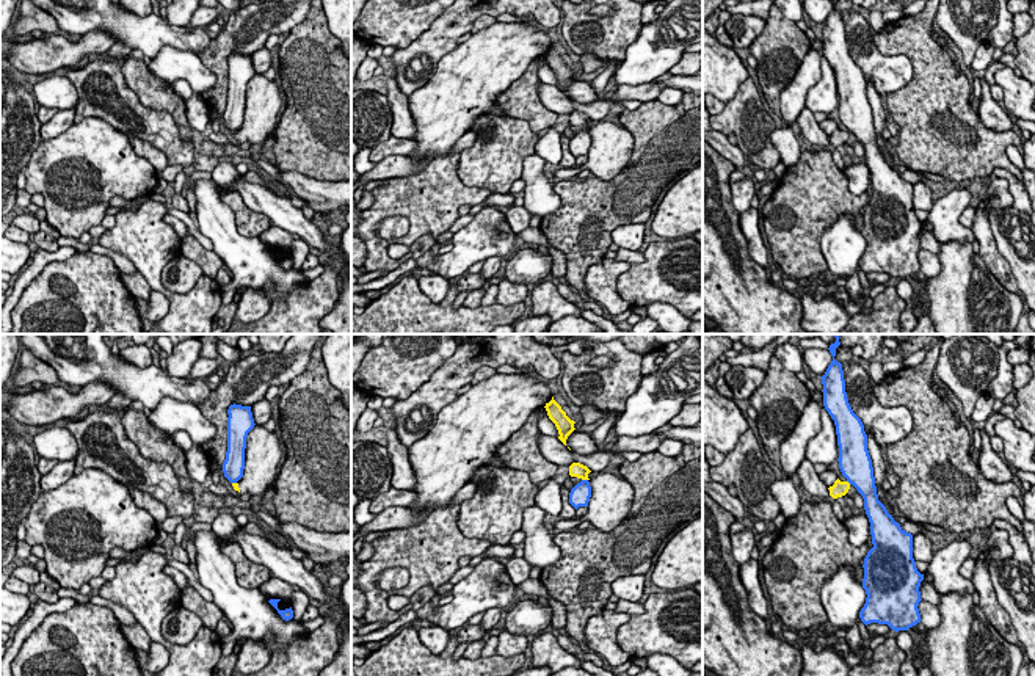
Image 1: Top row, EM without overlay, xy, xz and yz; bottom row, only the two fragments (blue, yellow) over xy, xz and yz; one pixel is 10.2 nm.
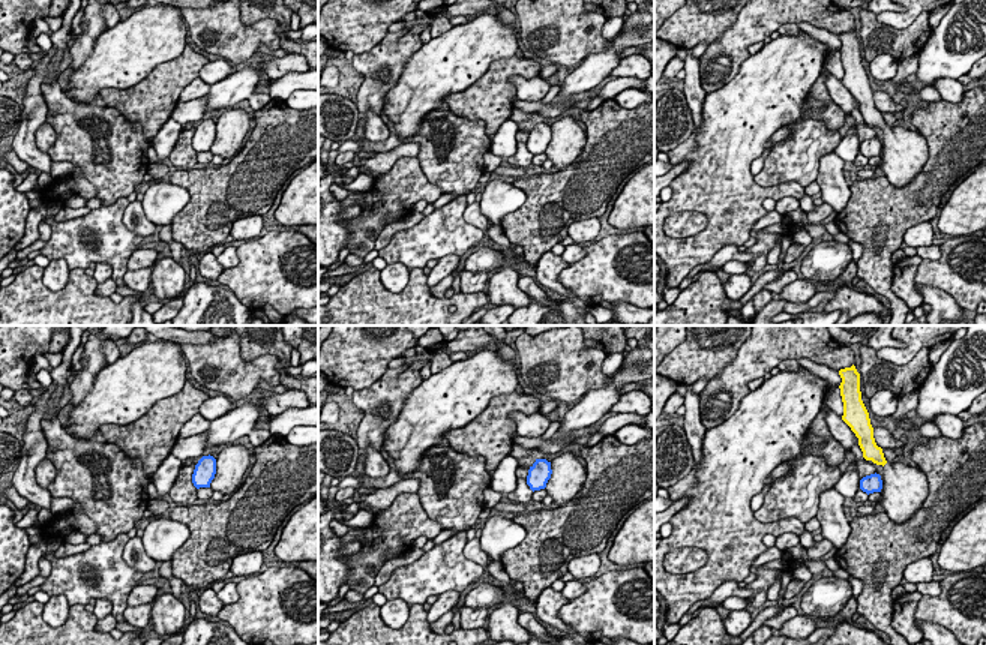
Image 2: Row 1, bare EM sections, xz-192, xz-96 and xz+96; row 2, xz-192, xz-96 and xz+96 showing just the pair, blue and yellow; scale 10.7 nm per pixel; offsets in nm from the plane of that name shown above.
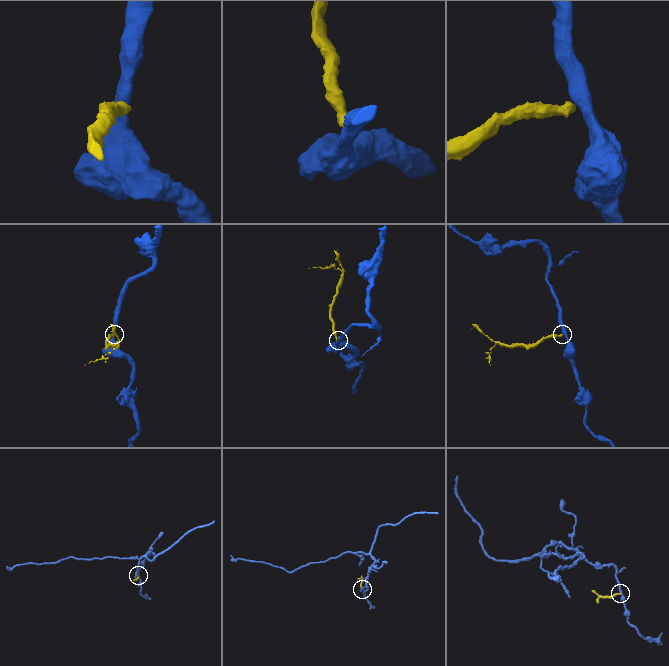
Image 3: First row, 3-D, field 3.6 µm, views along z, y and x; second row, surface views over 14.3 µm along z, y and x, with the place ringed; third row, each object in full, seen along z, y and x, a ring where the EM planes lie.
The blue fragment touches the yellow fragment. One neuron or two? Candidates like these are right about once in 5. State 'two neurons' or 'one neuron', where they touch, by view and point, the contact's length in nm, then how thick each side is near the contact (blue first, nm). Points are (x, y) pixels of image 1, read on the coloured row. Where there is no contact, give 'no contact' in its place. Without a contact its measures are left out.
two neurons | xz (585, 480) | 70 nm | 220/160 nm

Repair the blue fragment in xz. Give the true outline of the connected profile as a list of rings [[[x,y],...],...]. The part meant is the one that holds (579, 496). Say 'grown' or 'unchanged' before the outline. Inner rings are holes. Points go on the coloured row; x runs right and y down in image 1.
unchanged; [[[588,480],[577,483],[569,492],[569,503],[577,510],[579,507],[588,507],[591,497],[591,486]]]

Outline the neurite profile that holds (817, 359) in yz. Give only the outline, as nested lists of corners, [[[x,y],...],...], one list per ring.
[[[804,348],[801,356],[808,364],[811,373],[817,376],[823,376],[833,361],[830,350],[823,348]]]

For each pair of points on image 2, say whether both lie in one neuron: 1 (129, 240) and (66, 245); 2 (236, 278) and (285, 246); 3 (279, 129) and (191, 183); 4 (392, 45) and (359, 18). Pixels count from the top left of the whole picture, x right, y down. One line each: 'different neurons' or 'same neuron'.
1: same neuron
2: same neuron
3: same neuron
4: different neurons

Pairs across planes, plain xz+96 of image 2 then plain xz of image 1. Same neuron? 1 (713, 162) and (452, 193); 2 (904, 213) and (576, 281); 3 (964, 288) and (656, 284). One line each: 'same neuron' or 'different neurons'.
1: same neuron
2: same neuron
3: same neuron

